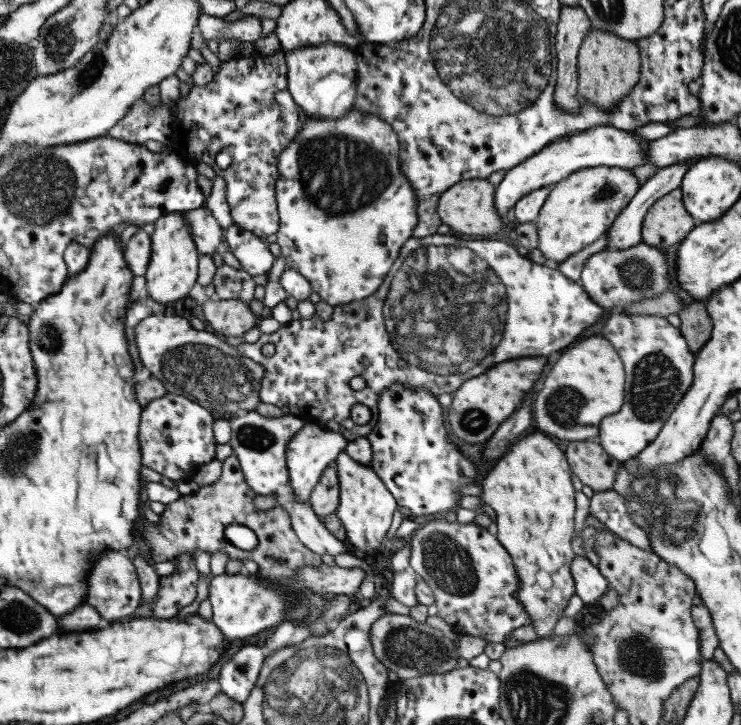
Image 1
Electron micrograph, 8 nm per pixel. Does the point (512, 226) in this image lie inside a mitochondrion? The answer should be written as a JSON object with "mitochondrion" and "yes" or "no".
{"mitochondrion":"no"}

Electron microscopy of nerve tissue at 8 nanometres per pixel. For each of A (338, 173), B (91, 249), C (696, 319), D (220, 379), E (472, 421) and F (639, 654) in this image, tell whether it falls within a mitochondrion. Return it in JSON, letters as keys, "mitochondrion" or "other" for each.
{"A":"mitochondrion","B":"other","C":"other","D":"mitochondrion","E":"mitochondrion","F":"mitochondrion"}

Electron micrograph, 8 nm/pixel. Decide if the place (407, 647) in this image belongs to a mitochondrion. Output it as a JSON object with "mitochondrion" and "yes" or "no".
{"mitochondrion":"yes"}

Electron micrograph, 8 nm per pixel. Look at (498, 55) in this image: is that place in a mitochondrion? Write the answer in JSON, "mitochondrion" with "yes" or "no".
{"mitochondrion":"yes"}

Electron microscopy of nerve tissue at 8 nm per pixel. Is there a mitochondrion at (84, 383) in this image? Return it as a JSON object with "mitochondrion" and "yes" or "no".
{"mitochondrion":"no"}

